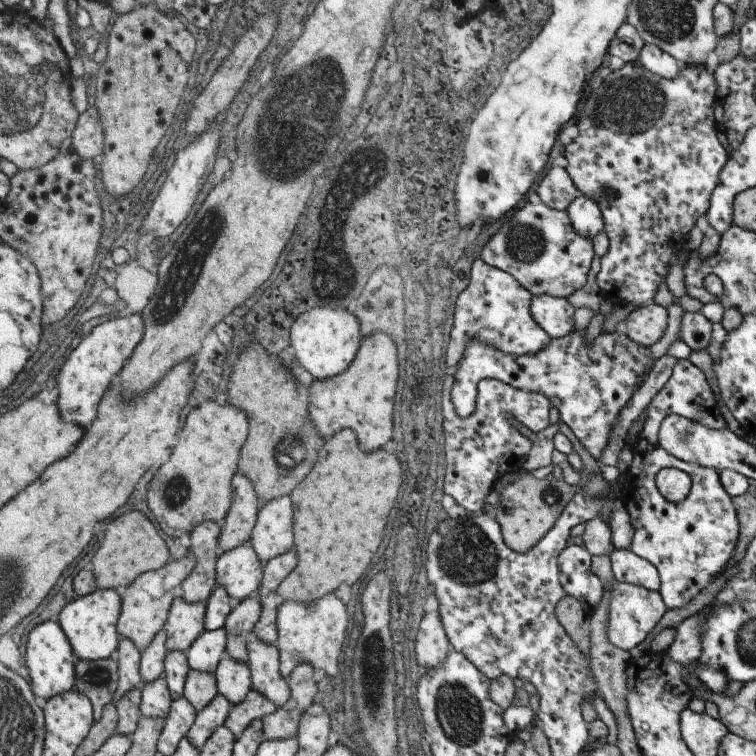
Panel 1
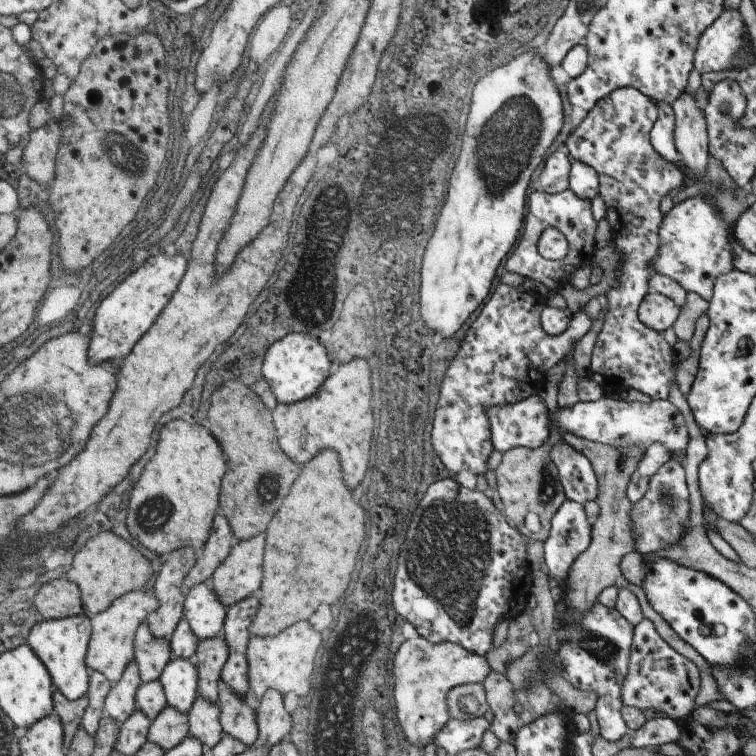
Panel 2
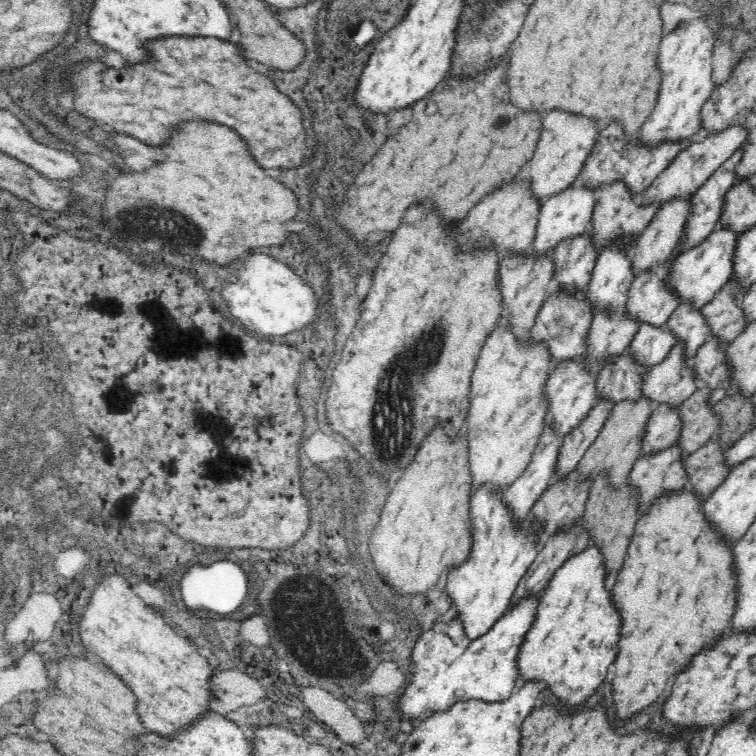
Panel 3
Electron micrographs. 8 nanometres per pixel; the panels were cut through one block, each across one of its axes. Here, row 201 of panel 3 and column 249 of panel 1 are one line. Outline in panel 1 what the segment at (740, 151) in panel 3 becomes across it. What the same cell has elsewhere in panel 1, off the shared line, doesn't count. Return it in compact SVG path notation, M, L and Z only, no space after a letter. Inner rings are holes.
M251 692L241 704L237 704L235 708L231 708L231 714L229 714L225 726L239 740L243 736L243 732L247 732L247 728L253 722L265 720L267 716L275 714L277 710L279 710L279 706L275 702L271 702L269 698L265 698L261 692Z

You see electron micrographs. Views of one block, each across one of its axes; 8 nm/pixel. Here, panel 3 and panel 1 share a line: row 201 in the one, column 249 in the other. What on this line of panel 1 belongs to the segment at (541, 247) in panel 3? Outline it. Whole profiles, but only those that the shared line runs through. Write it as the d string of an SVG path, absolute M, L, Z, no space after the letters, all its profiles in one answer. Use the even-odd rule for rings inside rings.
M251 544L233 552L219 554L217 562L217 586L225 586L233 602L245 602L255 596L263 584L265 564Z

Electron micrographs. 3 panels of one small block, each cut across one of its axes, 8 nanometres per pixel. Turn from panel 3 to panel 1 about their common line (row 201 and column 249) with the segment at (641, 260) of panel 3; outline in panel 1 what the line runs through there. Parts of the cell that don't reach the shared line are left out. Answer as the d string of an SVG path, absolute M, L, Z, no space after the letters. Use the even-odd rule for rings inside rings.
M225 652L215 676L219 684L219 696L225 696L233 708L253 692L253 674L249 664L237 662L229 652Z

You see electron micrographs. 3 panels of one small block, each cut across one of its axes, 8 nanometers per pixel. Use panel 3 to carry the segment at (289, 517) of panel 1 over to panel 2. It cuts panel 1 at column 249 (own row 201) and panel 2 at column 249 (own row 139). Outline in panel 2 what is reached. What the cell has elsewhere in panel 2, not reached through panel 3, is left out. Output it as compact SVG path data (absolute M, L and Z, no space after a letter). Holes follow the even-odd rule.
M265 534L237 542L231 556L211 578L211 586L221 602L231 608L253 596L263 582L263 556L265 556Z

